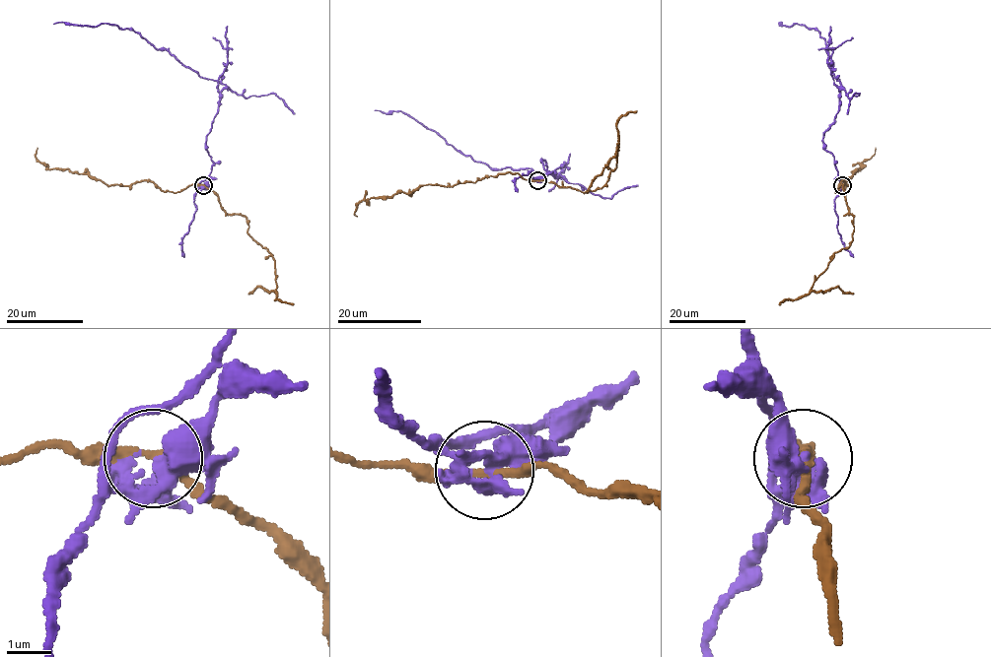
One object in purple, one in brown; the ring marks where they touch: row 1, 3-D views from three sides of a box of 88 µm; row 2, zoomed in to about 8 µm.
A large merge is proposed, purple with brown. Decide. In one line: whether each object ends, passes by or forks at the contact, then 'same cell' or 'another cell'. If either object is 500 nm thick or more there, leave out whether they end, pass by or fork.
purple passes by | brown passes by | another cell

